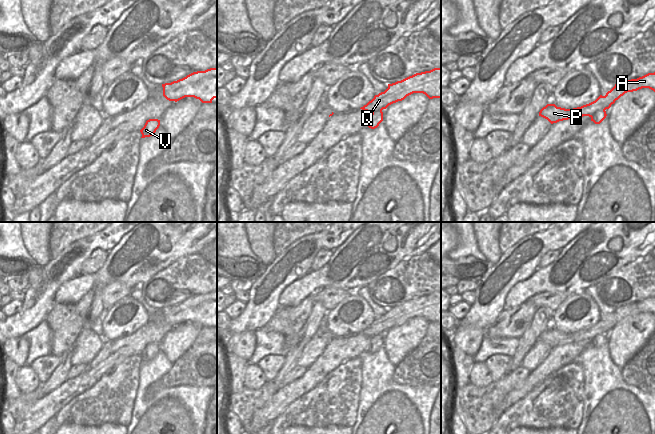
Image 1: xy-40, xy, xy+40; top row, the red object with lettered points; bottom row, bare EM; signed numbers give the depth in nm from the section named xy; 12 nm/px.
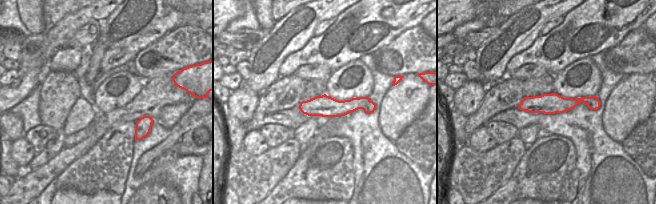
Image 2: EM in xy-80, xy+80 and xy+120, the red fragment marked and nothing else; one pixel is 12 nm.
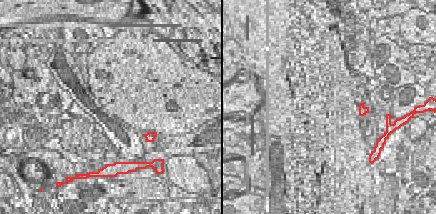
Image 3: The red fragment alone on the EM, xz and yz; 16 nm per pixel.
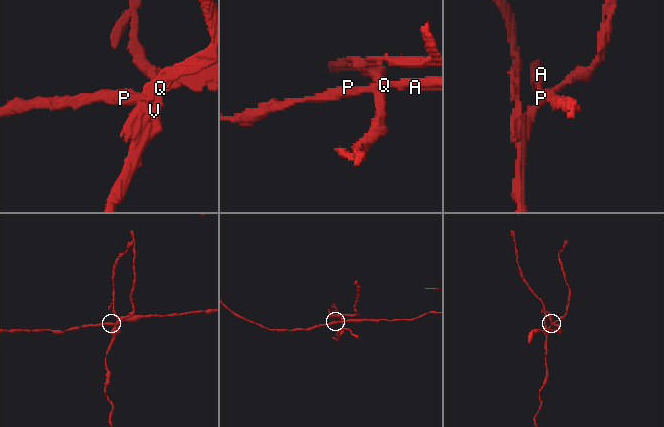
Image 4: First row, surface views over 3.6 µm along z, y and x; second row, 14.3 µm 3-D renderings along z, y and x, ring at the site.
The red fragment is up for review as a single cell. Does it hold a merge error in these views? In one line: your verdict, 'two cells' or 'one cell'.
two cells

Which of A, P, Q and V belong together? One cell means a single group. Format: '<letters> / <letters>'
A P Q / V

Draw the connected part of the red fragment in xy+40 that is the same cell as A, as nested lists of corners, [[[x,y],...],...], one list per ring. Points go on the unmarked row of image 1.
[[[655,296],[648,297],[637,303],[617,307],[605,320],[600,319],[595,325],[581,331],[565,333],[557,331],[555,328],[547,328],[540,334],[539,340],[547,343],[551,348],[583,340],[592,341],[597,335],[609,333],[625,317],[642,312],[649,312],[655,316]]]

